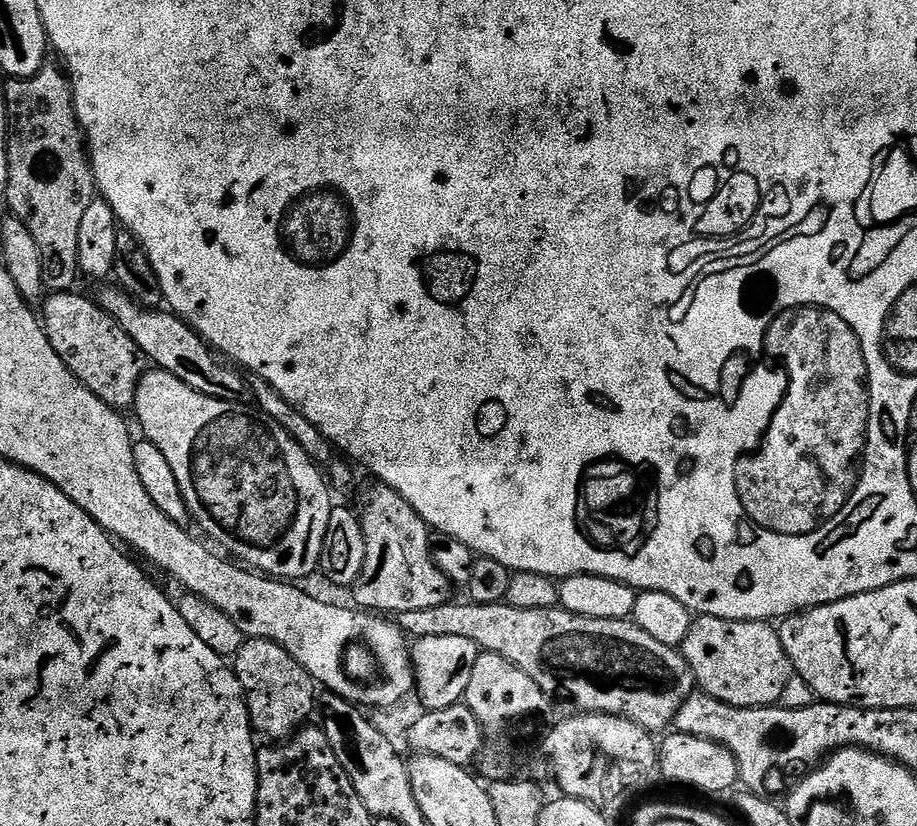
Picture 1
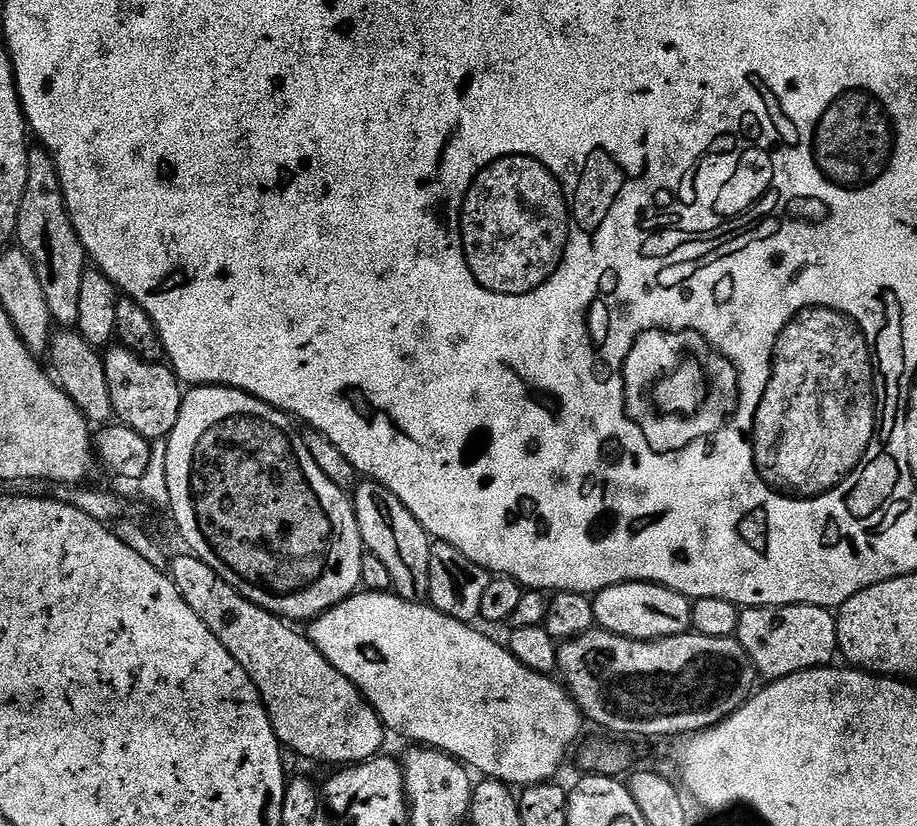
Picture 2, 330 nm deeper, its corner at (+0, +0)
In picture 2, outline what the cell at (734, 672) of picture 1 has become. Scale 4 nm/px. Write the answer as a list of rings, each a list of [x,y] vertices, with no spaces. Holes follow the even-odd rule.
[[[809,604],[745,608],[740,614],[735,639],[746,650],[757,673],[768,682],[781,680],[802,670],[827,668],[835,661],[832,659],[837,659],[840,646],[835,615],[829,609]]]

